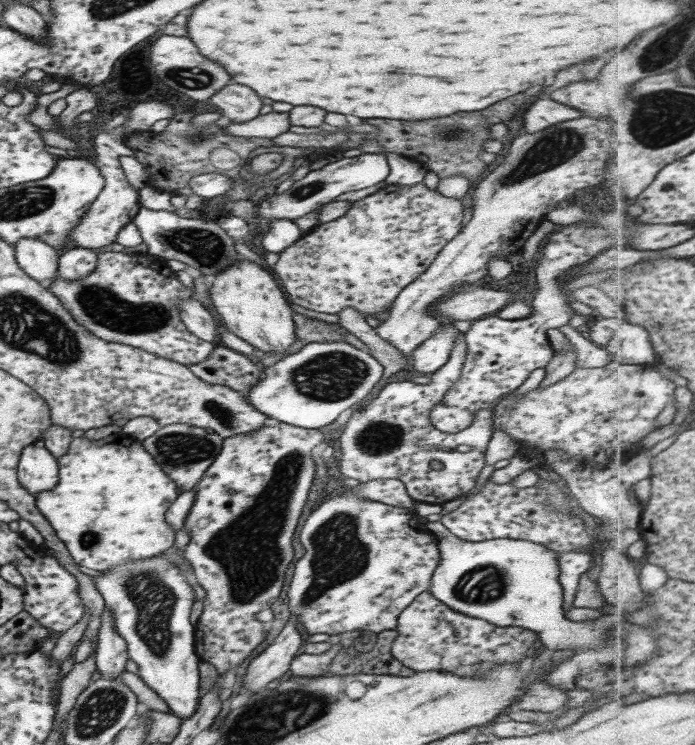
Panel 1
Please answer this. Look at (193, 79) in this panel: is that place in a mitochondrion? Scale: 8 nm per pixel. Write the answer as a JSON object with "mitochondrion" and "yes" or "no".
{"mitochondrion":"yes"}

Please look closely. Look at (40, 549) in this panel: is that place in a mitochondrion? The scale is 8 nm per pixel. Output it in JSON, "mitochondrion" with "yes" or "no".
{"mitochondrion":"no"}

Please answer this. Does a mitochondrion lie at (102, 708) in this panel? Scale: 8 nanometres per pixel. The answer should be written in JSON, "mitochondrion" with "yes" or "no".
{"mitochondrion":"yes"}

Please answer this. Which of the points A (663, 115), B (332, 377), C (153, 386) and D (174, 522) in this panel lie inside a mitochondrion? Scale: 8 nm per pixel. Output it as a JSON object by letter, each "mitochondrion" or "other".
{"A":"mitochondrion","B":"mitochondrion","C":"other","D":"other"}

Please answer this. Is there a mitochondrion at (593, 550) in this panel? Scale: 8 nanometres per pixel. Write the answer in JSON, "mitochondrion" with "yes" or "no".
{"mitochondrion":"no"}

